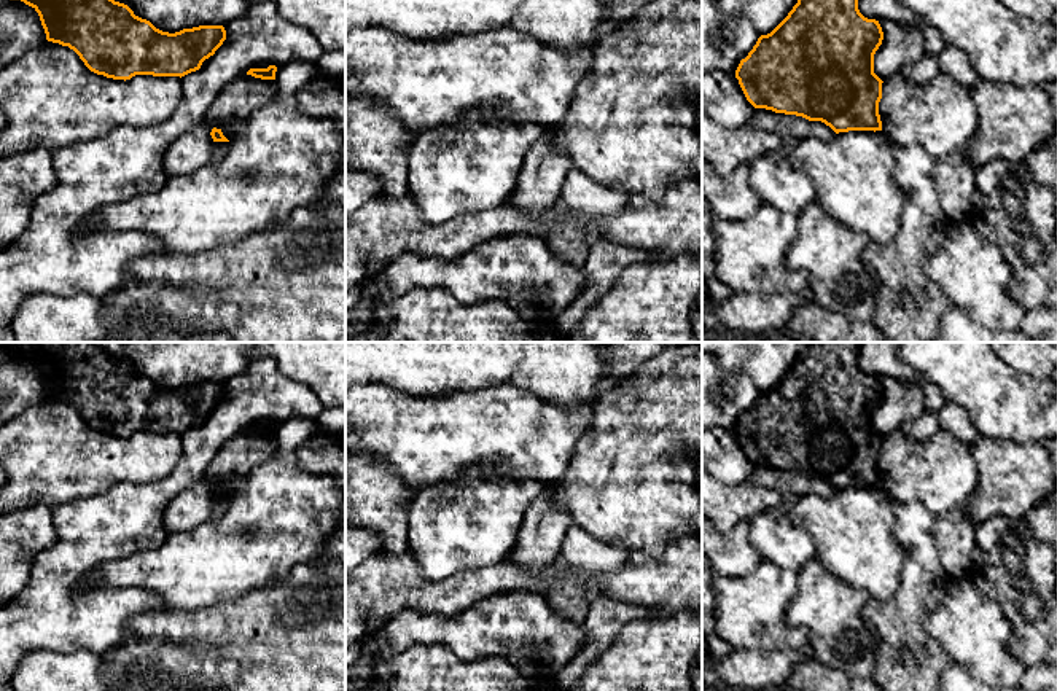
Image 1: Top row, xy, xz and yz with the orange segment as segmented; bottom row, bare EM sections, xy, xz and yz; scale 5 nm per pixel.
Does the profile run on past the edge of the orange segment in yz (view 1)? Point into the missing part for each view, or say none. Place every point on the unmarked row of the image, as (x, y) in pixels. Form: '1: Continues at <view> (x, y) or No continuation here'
1: No continuation here

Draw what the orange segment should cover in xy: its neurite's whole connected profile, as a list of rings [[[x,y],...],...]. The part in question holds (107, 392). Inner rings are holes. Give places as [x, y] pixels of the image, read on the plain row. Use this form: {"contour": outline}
{"contour": [[[0,342],[0,347],[10,357],[21,357],[38,369],[48,398],[68,403],[91,428],[113,436],[126,438],[135,431],[181,435],[199,427],[226,396],[223,382],[162,388],[96,342]]]}

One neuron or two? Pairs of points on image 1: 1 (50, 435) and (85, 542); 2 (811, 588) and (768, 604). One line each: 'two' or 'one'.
1: two
2: two

